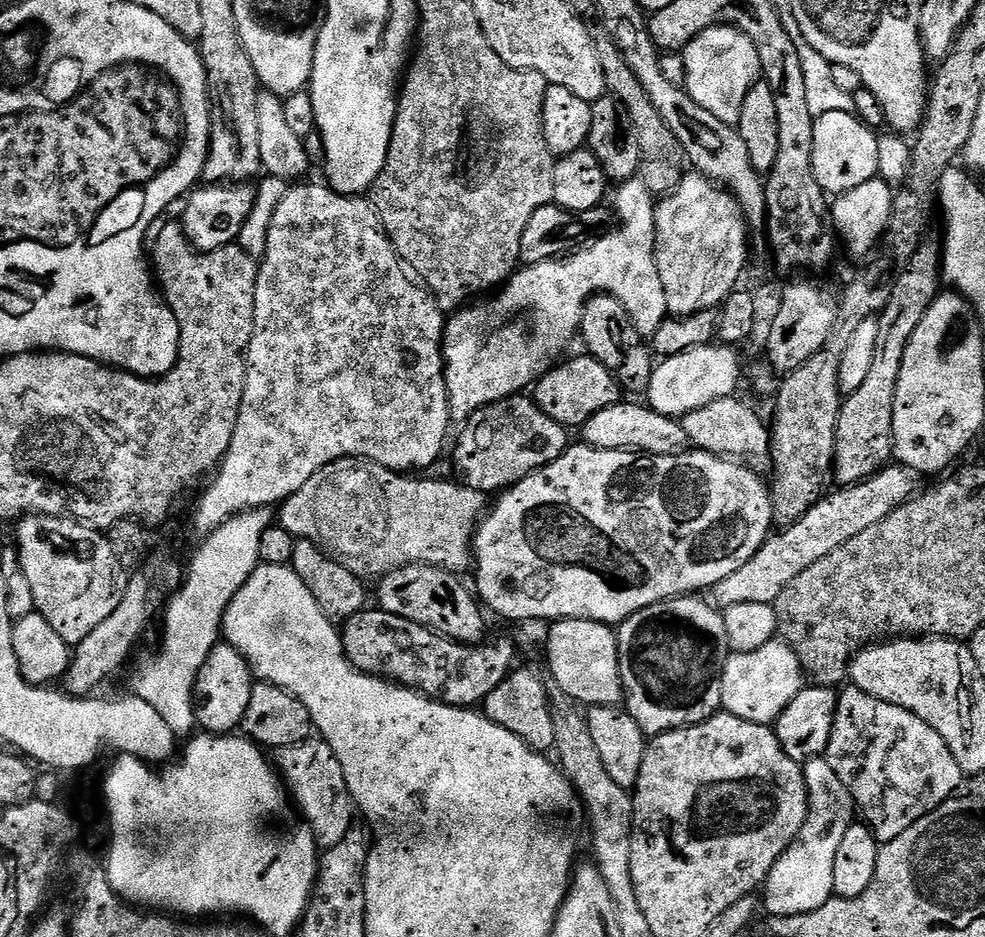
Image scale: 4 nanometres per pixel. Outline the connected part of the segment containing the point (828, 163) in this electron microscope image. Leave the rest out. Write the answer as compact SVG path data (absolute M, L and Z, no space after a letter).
M835 112L815 117L814 174L825 193L843 194L863 189L880 170L880 142L877 133L859 116L850 112Z

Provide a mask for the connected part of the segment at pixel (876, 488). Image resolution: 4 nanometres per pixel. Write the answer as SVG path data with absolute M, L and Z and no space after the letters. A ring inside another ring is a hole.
M889 466L873 476L872 479L865 480L863 484L845 490L836 490L840 492L834 493L835 491L833 491L831 494L825 495L824 499L813 506L797 524L785 527L783 529L785 532L777 531L769 536L768 541L760 547L760 552L754 554L754 558L750 558L750 562L746 562L746 566L734 570L734 574L730 574L730 578L722 578L722 582L715 584L710 590L711 599L721 609L742 606L744 602L762 602L763 604L775 605L776 599L782 594L782 590L786 590L786 586L790 586L790 582L794 582L794 578L798 578L798 574L802 574L804 570L814 566L814 562L826 558L826 554L838 550L838 546L850 542L850 538L858 538L858 534L862 534L862 530L870 530L870 526L882 522L894 510L898 510L913 496L917 495L916 480L917 477L907 468Z

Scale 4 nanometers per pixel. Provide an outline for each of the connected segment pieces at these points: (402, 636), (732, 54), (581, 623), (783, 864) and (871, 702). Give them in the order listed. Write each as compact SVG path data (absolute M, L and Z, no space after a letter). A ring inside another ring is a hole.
M379 606L365 607L363 612L354 614L354 618L343 621L340 641L344 643L346 658L350 658L359 672L403 684L405 688L423 692L441 704L452 704L456 708L483 705L484 699L498 690L513 671L518 655L511 639L483 646L460 644L398 614L384 612Z
M731 26L708 28L699 38L688 43L688 47L684 49L682 55L686 62L686 74L688 75L686 87L688 93L694 98L694 102L698 106L702 106L702 110L710 110L710 114L714 114L714 118L722 118L722 122L733 126L739 125L746 94L753 88L761 75L758 50L752 39L739 28Z
M557 620L549 627L548 668L552 671L555 685L570 694L581 706L598 704L619 705L625 699L626 693L620 678L620 646L618 636L609 625L600 624L597 620Z
M830 808L826 818L820 818L822 812L808 814L798 838L782 854L776 865L770 870L766 881L768 897L763 897L762 904L770 910L772 916L793 916L818 910L834 895L834 858L838 855L838 846L846 838L846 830L854 823L854 818L840 816L836 808Z
M855 686L843 691L836 701L834 730L826 756L838 766L855 811L864 815L863 823L871 828L877 841L887 842L957 795L966 773L942 734L918 714L910 714L910 710L879 700Z

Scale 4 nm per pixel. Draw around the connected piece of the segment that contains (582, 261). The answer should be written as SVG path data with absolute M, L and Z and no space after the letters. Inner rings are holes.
M638 178L623 181L619 188L616 212L620 215L621 228L617 232L608 232L598 237L589 248L581 252L573 251L563 258L521 267L508 277L503 287L491 297L493 300L489 304L480 304L477 308L465 307L447 321L444 329L444 377L448 391L448 411L453 425L467 425L468 419L486 406L511 401L523 393L520 392L523 388L531 389L565 355L563 352L571 346L572 339L575 336L577 339L584 318L584 307L597 294L607 294L622 302L622 306L626 306L632 315L634 326L646 338L651 338L658 326L669 319L666 290L662 290L662 278L658 278L656 265L654 197Z

